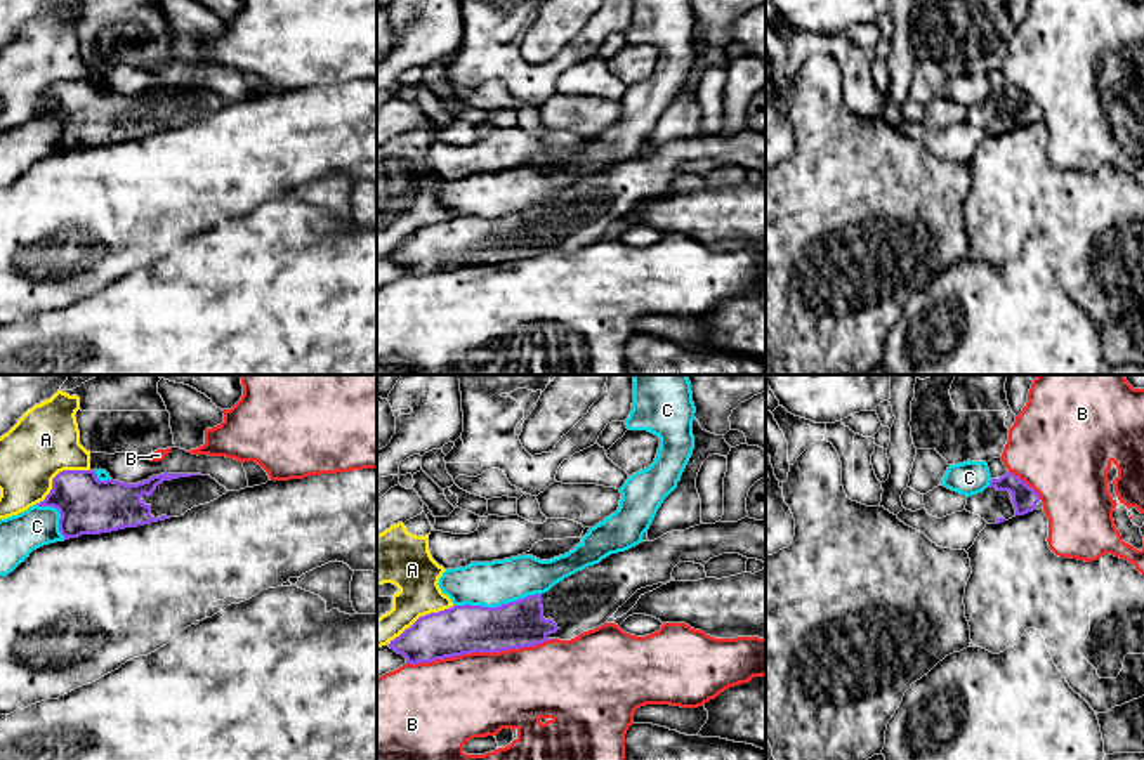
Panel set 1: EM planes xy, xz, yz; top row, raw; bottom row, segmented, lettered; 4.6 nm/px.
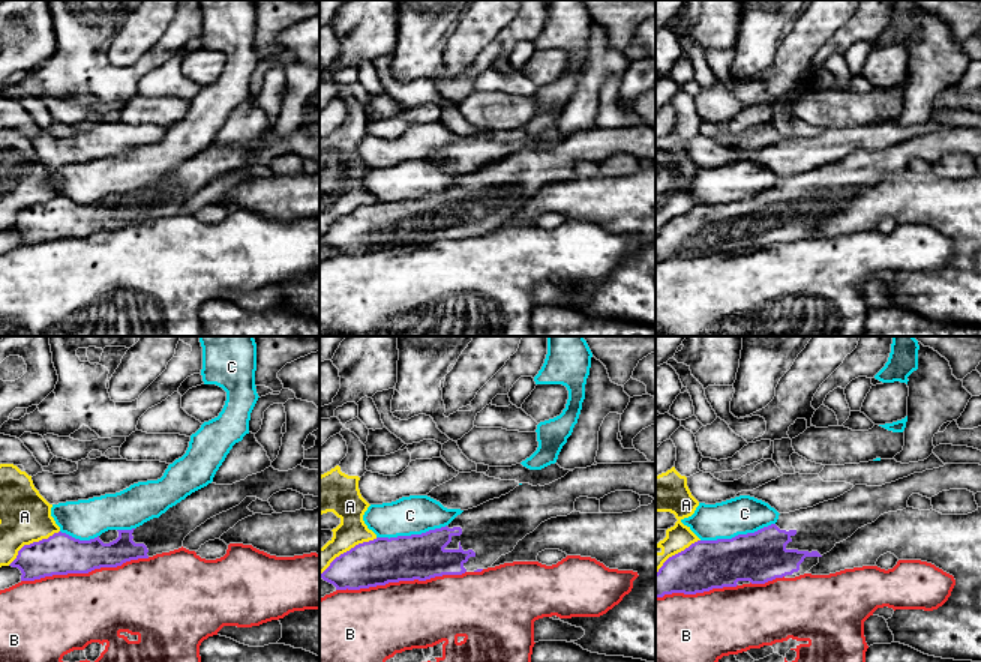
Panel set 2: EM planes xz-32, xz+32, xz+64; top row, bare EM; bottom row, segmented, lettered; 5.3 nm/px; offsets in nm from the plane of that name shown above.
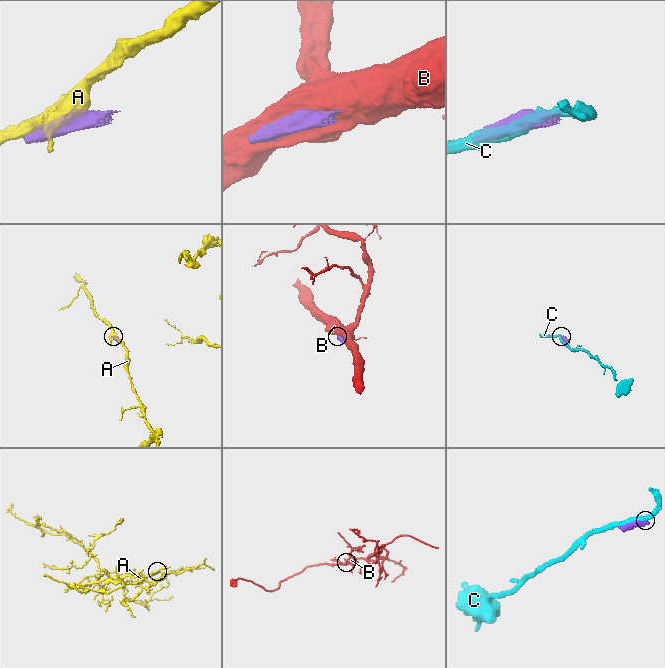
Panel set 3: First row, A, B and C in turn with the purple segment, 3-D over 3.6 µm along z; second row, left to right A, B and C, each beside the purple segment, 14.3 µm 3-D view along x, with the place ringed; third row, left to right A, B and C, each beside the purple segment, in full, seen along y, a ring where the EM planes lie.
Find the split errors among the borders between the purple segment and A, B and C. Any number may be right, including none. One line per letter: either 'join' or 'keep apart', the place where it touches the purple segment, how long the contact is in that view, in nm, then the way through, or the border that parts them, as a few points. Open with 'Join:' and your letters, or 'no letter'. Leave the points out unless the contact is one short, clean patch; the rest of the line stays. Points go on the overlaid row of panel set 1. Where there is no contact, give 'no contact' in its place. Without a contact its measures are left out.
Join: no letter
A: keep apart; contact xz (420, 616); length 360 nm
B: keep apart; contact xz (479, 651); length 700 nm
C: keep apart; contact xz (499, 606); length 400 nm

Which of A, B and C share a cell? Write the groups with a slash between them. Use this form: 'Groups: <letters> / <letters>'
Groups: A / B / C

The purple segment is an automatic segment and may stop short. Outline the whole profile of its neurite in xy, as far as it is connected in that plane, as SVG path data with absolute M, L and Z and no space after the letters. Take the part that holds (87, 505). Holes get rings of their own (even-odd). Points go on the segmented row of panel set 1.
M62 470L38 507L59 510L64 540L137 527L181 517L210 503L227 489L210 475L160 474L137 484L99 481L95 470Z

